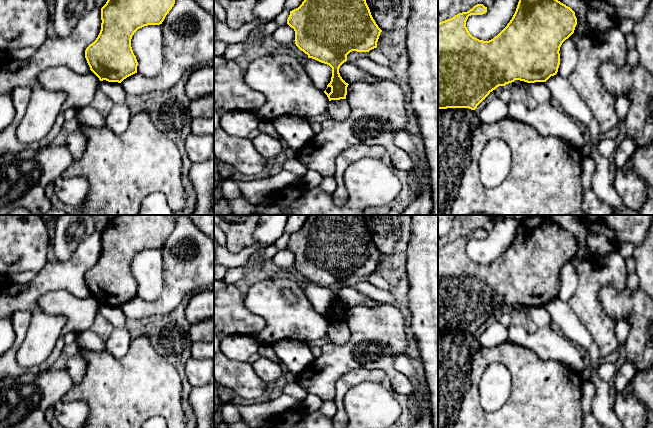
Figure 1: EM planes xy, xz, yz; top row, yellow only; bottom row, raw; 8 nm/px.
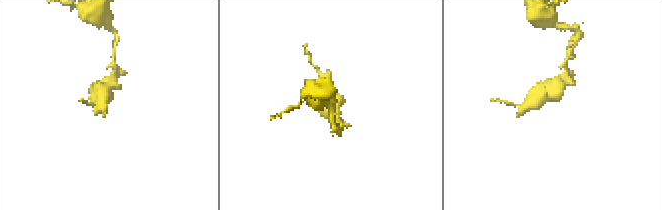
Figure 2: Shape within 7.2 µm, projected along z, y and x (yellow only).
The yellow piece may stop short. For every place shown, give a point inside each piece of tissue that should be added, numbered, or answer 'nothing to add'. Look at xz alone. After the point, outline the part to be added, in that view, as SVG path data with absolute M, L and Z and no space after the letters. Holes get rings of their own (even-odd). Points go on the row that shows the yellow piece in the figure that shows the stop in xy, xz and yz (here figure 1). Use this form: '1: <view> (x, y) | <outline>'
nothing to add

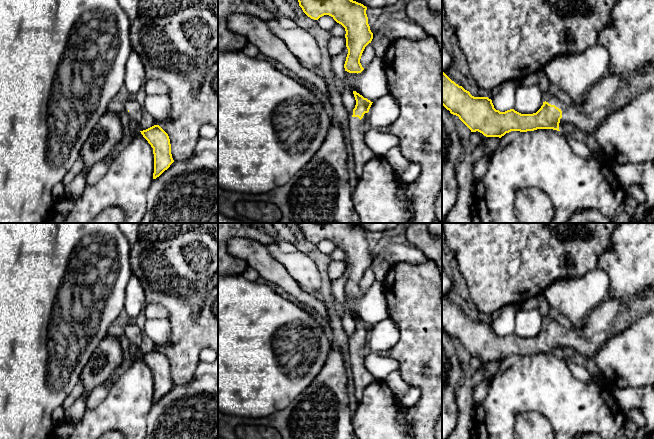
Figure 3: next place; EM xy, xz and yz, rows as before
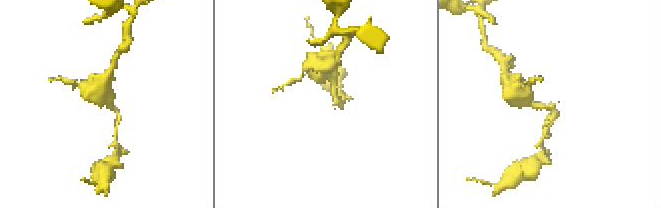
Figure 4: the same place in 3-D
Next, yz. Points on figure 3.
1: yz (612, 91) | M648 61L640 75L608 74L603 77L589 88L581 105L568 106L556 97L548 98L546 102L562 111L560 122L571 123L589 135L611 111L622 106L637 91L652 86L654 61Z

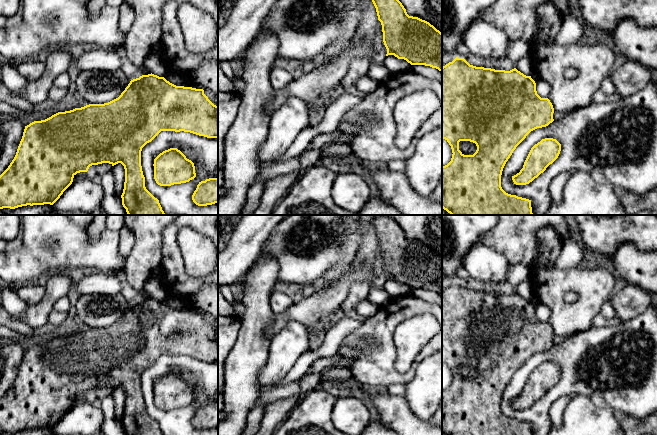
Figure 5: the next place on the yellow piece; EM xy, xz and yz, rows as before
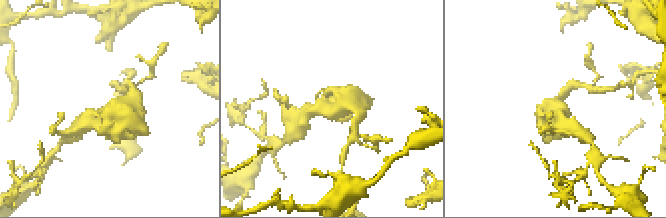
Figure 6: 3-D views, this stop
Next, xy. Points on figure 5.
nothing to add

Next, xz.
nothing to add

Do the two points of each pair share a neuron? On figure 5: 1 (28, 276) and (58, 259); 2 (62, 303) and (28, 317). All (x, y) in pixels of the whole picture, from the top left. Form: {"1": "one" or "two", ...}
{"1": "one", "2": "two"}

